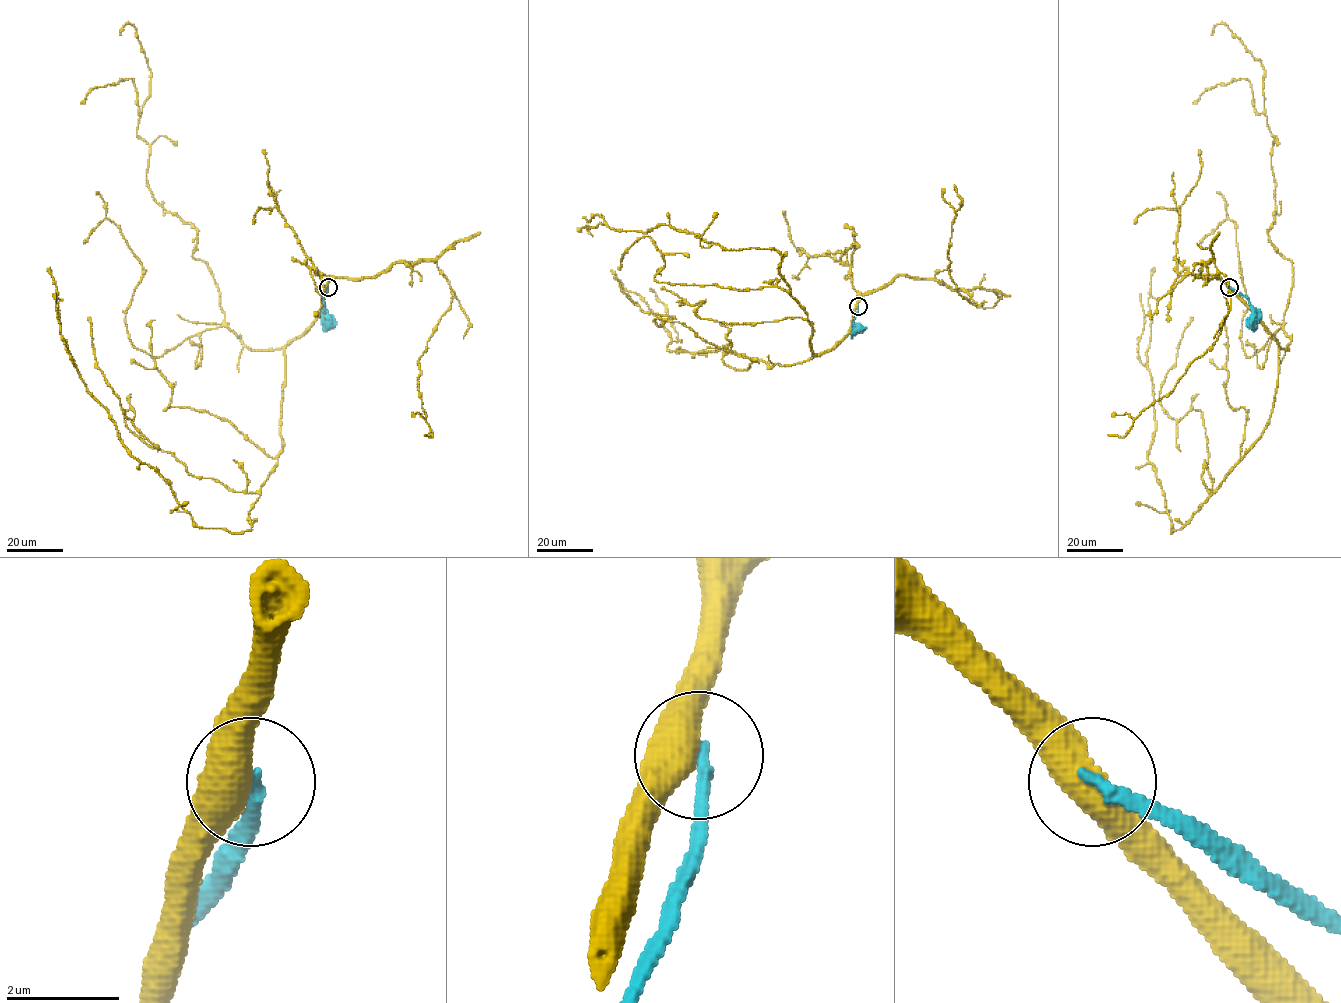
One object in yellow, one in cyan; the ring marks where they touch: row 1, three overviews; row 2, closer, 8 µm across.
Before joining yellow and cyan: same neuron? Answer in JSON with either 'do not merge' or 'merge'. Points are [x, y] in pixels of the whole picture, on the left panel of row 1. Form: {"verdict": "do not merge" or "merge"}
{"verdict": "do not merge"}

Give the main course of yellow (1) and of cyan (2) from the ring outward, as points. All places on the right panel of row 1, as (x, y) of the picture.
1: (1229, 287), (1279, 346), (1275, 401), (1262, 435), (1171, 533), (1147, 454), (1156, 422), (1146, 355), (1154, 267)
2: (1229, 287), (1248, 300), (1253, 323)

